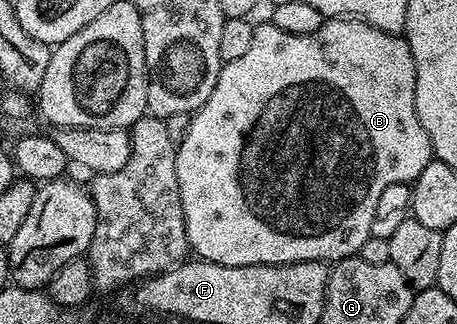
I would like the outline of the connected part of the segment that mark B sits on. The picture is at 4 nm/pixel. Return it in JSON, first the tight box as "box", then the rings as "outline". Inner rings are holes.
{"box":[175,18,433,266],"outline":[[[354,18],[328,19],[316,32],[309,34],[308,36],[285,34],[281,30],[277,30],[275,24],[264,22],[262,25],[260,23],[253,34],[253,42],[249,45],[249,51],[247,51],[241,58],[233,58],[233,62],[223,65],[223,69],[221,69],[219,77],[217,78],[217,86],[213,86],[213,94],[209,94],[205,106],[198,108],[198,110],[190,117],[190,120],[191,125],[188,126],[187,133],[184,134],[183,140],[181,136],[175,149],[177,184],[179,186],[179,193],[181,194],[181,206],[183,207],[183,213],[185,214],[187,243],[190,251],[194,253],[198,259],[217,262],[218,264],[224,264],[225,266],[296,264],[297,262],[309,262],[310,260],[338,262],[347,259],[349,256],[358,254],[366,240],[372,237],[371,227],[373,226],[373,210],[377,206],[377,198],[381,198],[381,194],[386,188],[410,185],[421,174],[421,170],[425,170],[425,166],[433,158],[431,139],[429,138],[429,134],[425,134],[425,126],[421,126],[421,122],[417,118],[417,110],[415,109],[415,63],[413,62],[411,47],[407,45],[406,39],[404,39],[402,35],[386,32],[380,28],[375,28],[371,24],[365,23],[364,20],[356,20]]]}

